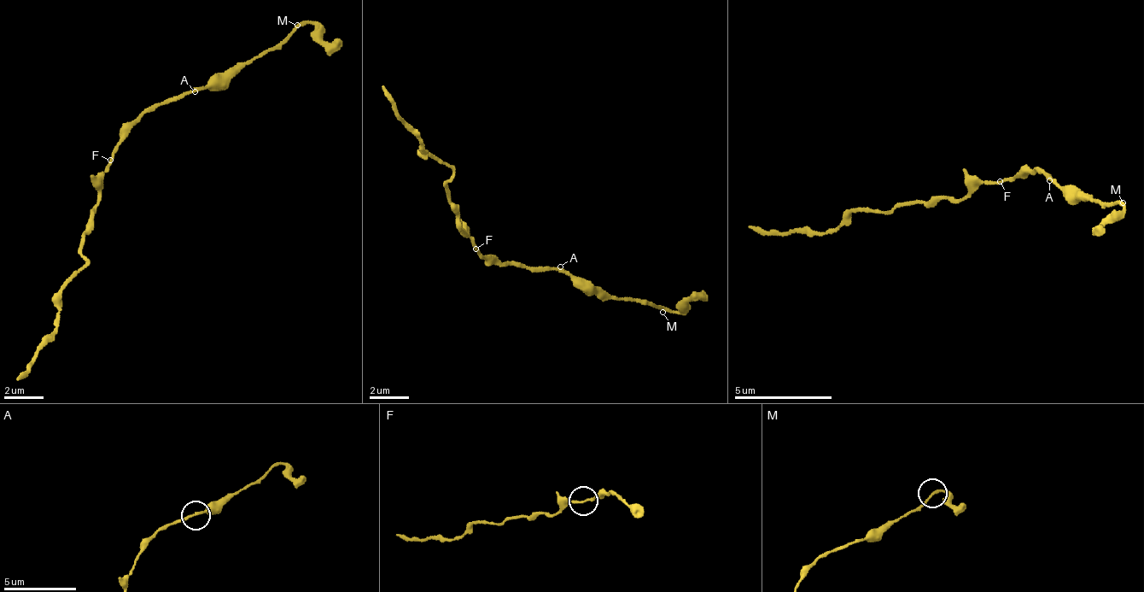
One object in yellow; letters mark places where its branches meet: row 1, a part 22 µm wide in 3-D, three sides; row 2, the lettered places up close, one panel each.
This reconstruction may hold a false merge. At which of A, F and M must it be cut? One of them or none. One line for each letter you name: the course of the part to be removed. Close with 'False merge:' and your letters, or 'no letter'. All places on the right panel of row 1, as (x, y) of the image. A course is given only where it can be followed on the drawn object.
False merge: no letter

